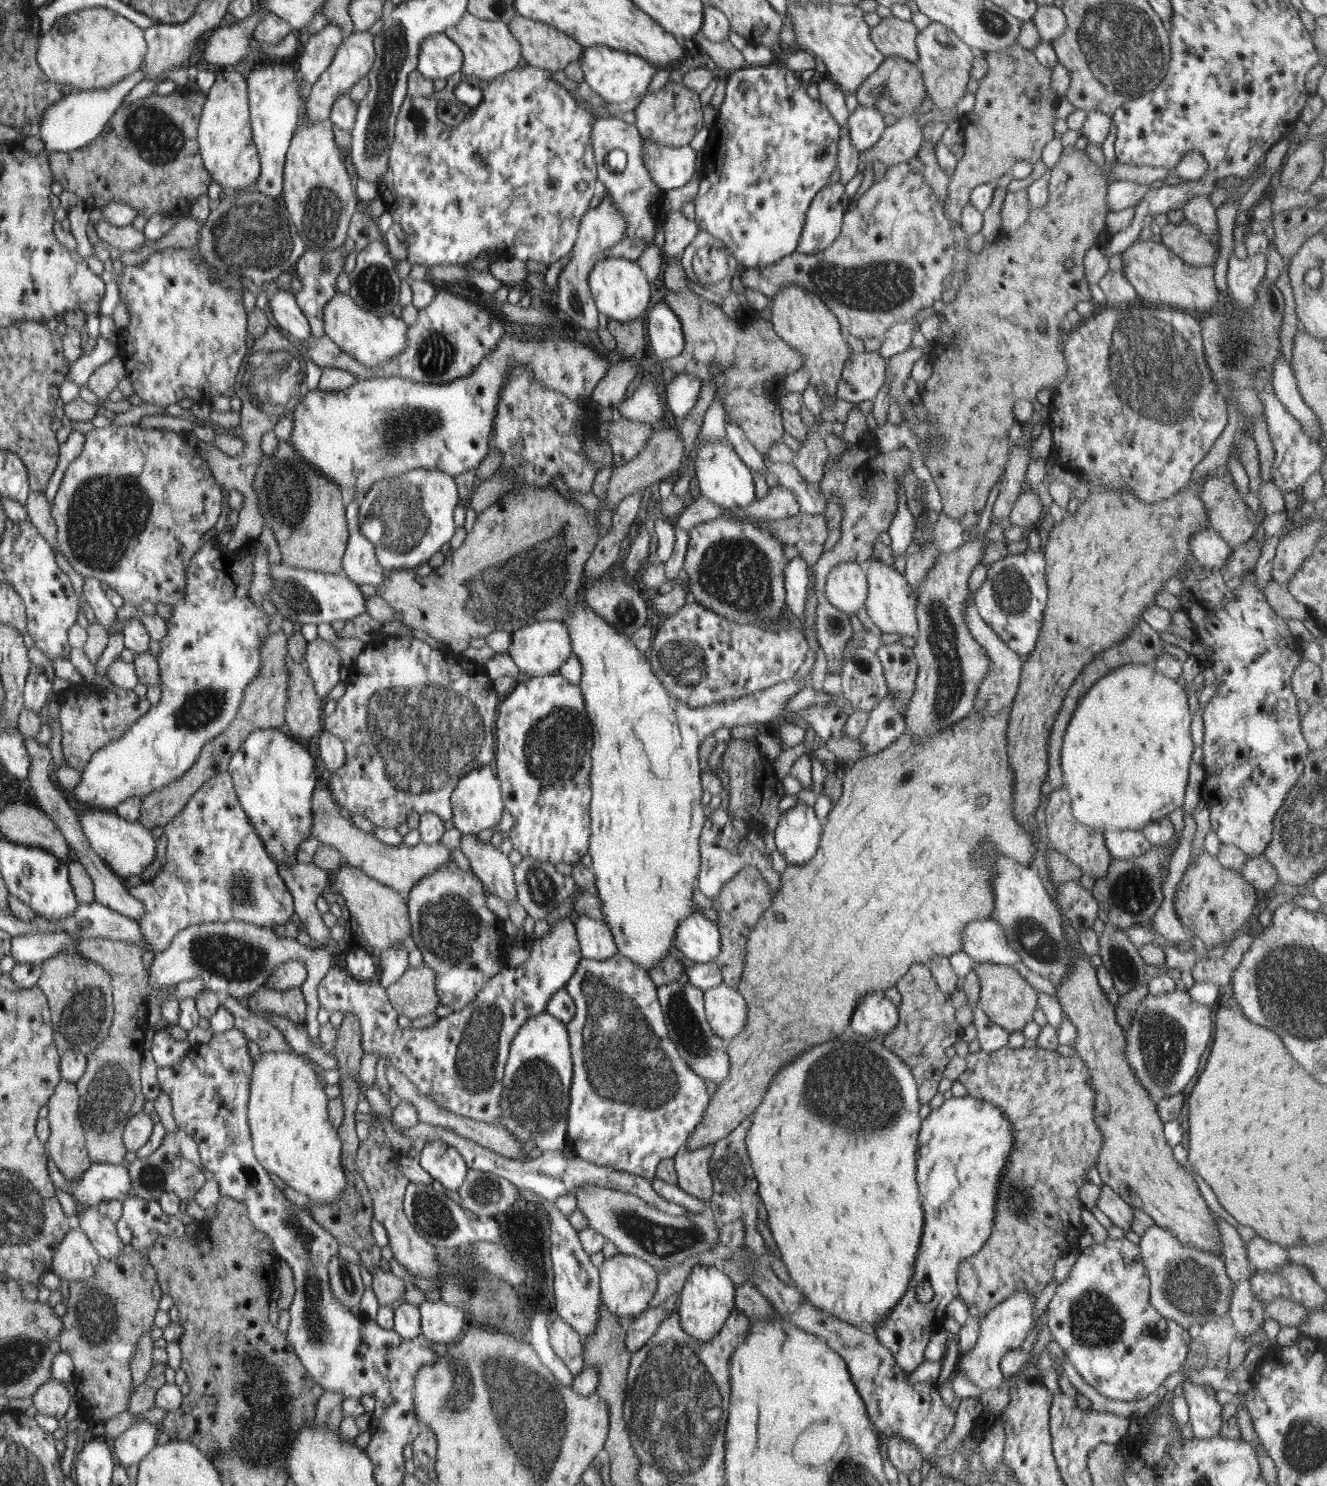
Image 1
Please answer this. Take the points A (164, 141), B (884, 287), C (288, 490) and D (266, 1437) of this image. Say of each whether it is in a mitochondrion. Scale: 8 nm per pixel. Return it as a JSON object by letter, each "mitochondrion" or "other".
{"A":"mitochondrion","B":"mitochondrion","C":"mitochondrion","D":"mitochondrion"}

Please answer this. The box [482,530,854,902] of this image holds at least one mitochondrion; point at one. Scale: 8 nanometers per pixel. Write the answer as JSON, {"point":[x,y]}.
{"point":[734,572]}

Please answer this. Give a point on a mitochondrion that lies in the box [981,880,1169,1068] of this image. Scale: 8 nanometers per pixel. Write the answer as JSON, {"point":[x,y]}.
{"point":[1034,940]}

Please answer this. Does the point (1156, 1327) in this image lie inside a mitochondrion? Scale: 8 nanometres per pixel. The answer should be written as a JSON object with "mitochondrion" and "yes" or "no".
{"mitochondrion":"yes"}

